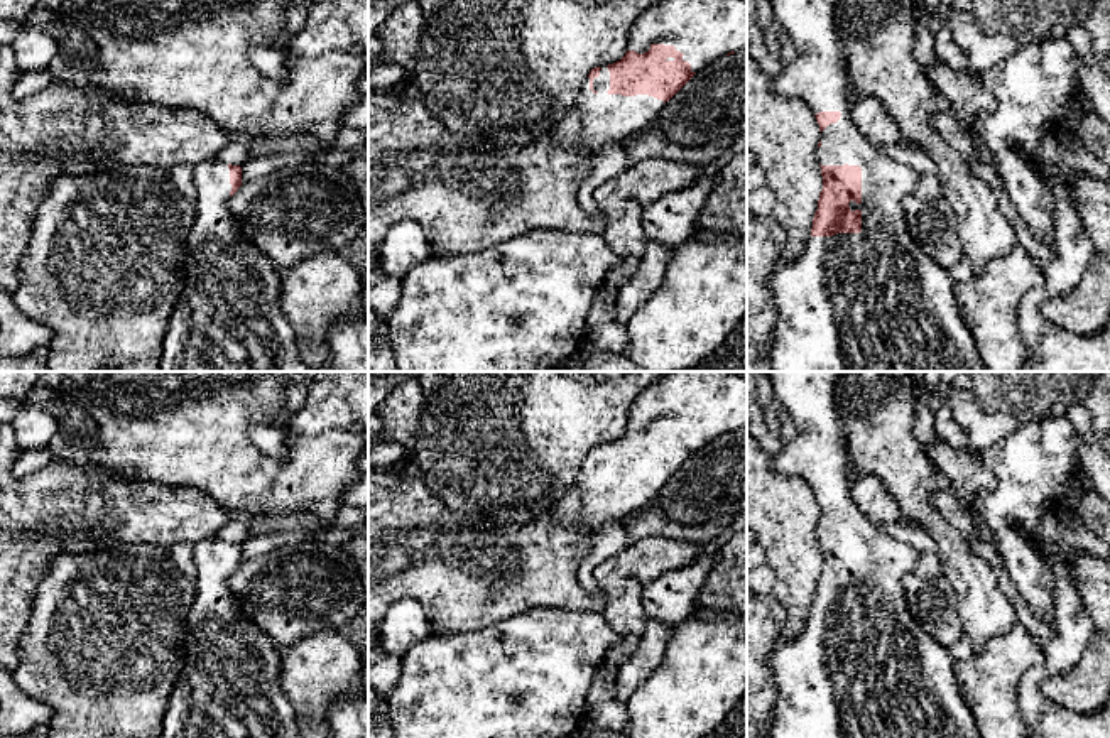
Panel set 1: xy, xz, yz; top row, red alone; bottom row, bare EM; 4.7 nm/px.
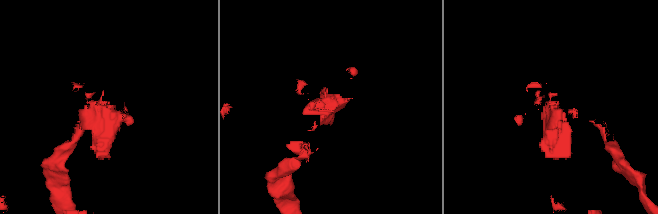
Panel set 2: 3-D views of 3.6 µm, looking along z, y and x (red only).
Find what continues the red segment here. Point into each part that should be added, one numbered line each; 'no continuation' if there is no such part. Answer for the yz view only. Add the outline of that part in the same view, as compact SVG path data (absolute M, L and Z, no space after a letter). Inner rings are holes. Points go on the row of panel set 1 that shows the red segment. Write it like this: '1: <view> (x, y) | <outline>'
1: yz (872, 301) | M770 0L777 22L797 51L797 57L777 78L772 78L770 90L781 96L803 98L814 115L841 113L836 123L819 132L821 145L816 149L816 157L821 166L862 167L862 203L850 201L848 204L852 211L862 211L862 231L809 236L804 253L796 260L784 260L770 277L777 307L769 353L770 366L774 372L987 372L955 299L955 282L948 270L921 250L907 228L902 198L914 194L921 174L885 155L852 122L848 68L835 34L836 3L838 0Z

